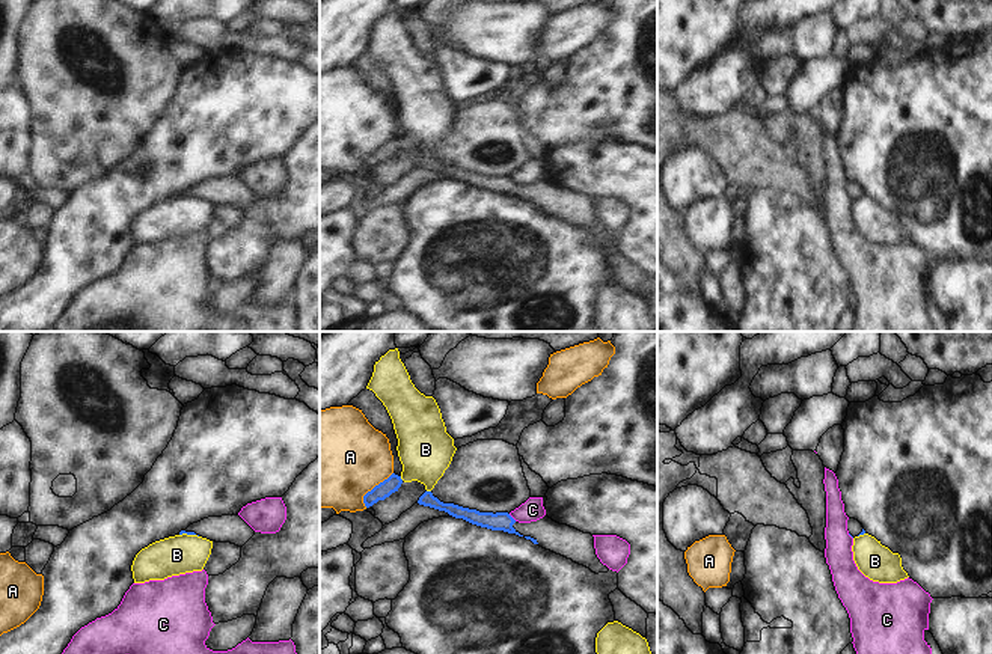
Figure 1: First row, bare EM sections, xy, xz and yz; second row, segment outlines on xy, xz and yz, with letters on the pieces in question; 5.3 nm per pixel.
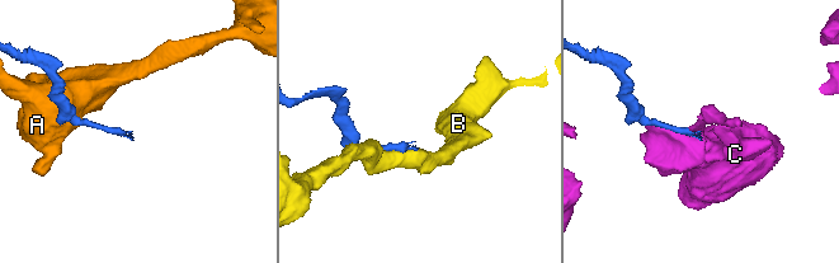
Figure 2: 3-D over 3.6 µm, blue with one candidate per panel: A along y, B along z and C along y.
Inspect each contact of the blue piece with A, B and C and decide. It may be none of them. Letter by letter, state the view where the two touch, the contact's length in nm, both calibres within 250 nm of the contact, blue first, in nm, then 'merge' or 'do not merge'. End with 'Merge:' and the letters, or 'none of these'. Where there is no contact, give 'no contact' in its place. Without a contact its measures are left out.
A: xz | 240 nm | 90/480 nm | do not merge
B: xy | 110 nm | 20/220 nm | do not merge
C: xz | 60 nm | 100/120 nm | do not merge
Merge: none of these

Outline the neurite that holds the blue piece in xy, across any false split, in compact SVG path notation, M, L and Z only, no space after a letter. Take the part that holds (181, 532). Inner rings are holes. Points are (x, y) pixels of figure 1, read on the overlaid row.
M232 514L204 518L179 532L179 535L182 533L243 547L255 535L255 530L240 515Z

